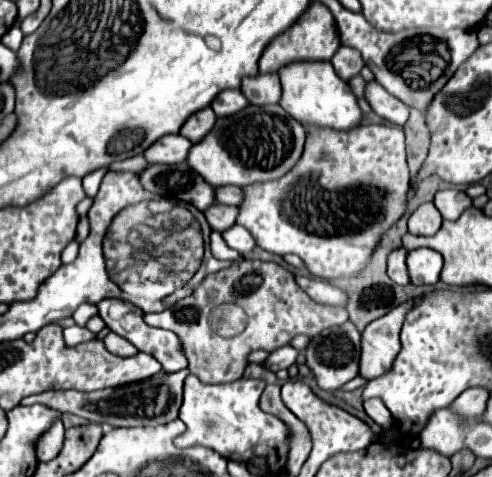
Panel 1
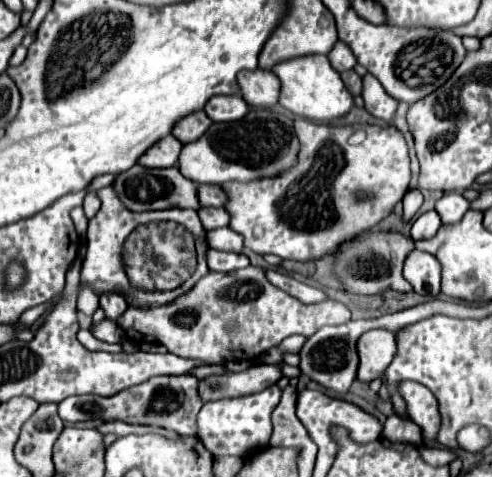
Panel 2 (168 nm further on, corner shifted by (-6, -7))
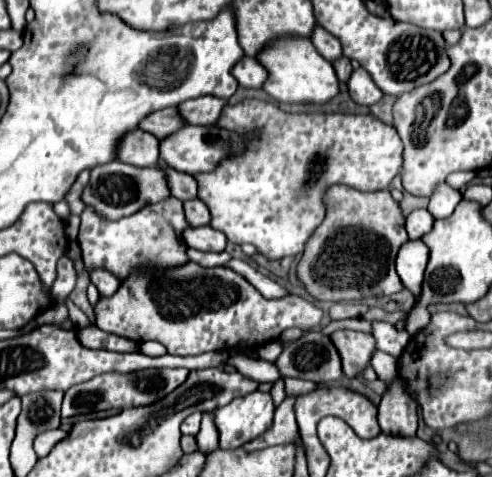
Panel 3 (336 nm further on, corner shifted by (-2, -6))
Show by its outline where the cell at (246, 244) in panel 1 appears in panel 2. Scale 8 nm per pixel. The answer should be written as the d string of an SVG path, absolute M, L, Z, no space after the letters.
M229 227L213 229L213 231L207 233L207 245L211 249L217 249L217 251L235 251L235 253L241 253L241 249L243 249L243 237L239 237Z

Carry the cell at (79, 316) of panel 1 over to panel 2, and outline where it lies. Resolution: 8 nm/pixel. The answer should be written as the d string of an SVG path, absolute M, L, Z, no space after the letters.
M83 285L79 299L77 299L77 309L83 311L85 315L93 315L97 307L99 307L99 297L91 289L85 289L85 285Z

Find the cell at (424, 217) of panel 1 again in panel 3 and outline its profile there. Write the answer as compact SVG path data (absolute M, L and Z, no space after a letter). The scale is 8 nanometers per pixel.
M413 210L405 222L409 238L419 240L423 234L427 234L433 228L433 222L435 222L435 218L427 210Z

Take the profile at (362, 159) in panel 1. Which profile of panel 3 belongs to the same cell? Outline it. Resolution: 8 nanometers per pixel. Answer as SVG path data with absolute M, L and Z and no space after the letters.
M243 100L235 106L223 108L217 126L229 130L251 130L251 126L263 126L267 142L263 142L259 150L247 150L243 158L227 158L227 162L211 174L197 174L199 198L209 206L213 216L211 226L215 230L221 230L233 244L253 244L271 260L297 256L305 250L315 226L323 222L323 196L327 188L333 184L347 184L361 190L389 188L403 164L403 142L397 130L371 114L287 114L263 100Z

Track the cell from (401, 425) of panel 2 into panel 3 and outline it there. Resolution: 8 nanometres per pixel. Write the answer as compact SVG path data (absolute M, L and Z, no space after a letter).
M403 382L389 386L379 404L379 426L381 432L393 436L415 436L417 432L417 402L407 398Z

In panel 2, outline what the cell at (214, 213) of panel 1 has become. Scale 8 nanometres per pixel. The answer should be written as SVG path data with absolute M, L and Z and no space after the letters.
M201 207L197 213L199 213L199 219L201 219L205 231L229 225L229 213L221 207L215 207L215 209L213 207Z

